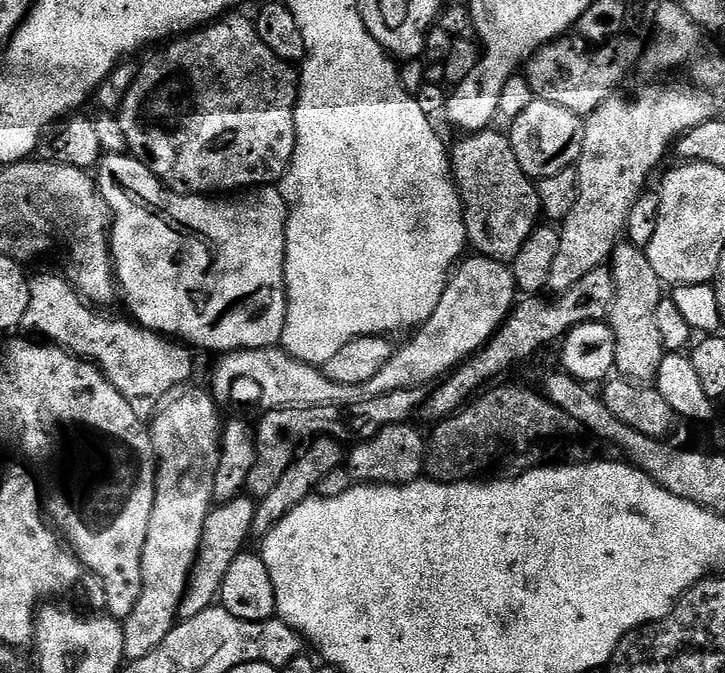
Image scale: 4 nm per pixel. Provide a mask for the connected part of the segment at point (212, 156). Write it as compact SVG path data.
M233 10L211 21L207 26L201 26L181 35L167 46L156 50L161 50L161 52L154 53L144 65L136 68L136 76L132 79L132 85L128 88L126 98L118 113L122 134L126 134L128 152L137 160L142 161L160 179L164 187L183 196L211 197L213 194L236 194L241 190L279 185L284 175L288 173L288 167L294 158L296 97L298 95L297 69L289 61L278 59L274 50L270 50L270 46L266 46L266 42L258 38L255 23L250 22L249 17L247 20L246 17L239 16L240 14L239 11Z

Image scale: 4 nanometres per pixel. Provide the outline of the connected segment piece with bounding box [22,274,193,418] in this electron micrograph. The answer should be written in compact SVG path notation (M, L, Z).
M33 275L29 279L28 289L30 306L26 306L23 331L35 334L49 344L65 348L73 356L95 364L112 383L114 390L126 398L138 418L151 417L162 402L187 385L184 383L192 376L193 355L187 347L158 332L141 328L131 319L115 320L112 316L103 316L100 313L103 311L97 310L84 297L79 296L76 288L63 275Z

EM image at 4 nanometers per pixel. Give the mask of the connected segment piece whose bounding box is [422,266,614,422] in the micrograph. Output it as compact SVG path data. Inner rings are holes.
M605 266L590 270L590 274L574 282L570 290L552 298L556 300L543 300L544 298L543 295L532 294L521 299L508 313L508 317L500 325L495 336L427 393L422 405L422 416L432 420L431 422L447 420L449 416L454 416L461 411L477 393L487 389L489 387L487 384L491 380L498 379L503 372L510 371L515 364L530 359L535 352L542 351L547 344L552 344L555 340L555 344L563 341L568 332L583 324L607 321L608 311L614 298L611 267Z

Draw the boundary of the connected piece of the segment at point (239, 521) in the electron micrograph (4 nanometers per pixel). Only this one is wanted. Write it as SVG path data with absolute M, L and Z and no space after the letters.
M241 494L236 500L209 507L208 517L202 526L200 545L196 550L196 557L188 575L188 585L180 603L178 613L180 620L195 618L197 614L202 614L202 610L211 608L217 603L222 590L222 581L230 571L230 562L234 562L234 558L238 558L240 553L245 551L247 544L244 543L252 536L256 505L255 499Z

